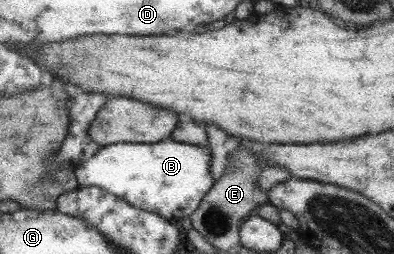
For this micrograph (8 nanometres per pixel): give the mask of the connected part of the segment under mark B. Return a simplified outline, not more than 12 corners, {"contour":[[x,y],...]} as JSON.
{"contour":[[168,138],[99,147],[72,171],[167,220],[215,181],[203,147]]}

